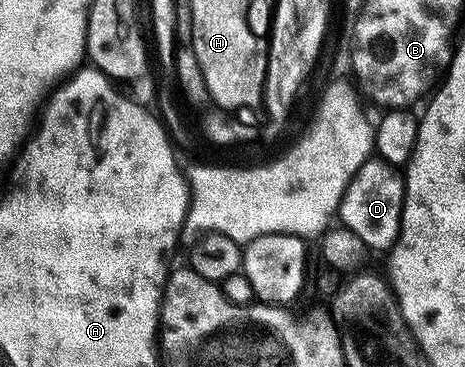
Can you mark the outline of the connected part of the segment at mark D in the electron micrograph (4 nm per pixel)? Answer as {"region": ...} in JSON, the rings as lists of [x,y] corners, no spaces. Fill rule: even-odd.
{"region":[[[380,159],[365,161],[350,180],[350,186],[338,205],[337,216],[340,221],[342,217],[341,224],[370,249],[393,249],[398,232],[402,229],[402,203],[406,200],[406,186],[403,178],[394,173],[397,172]]]}

